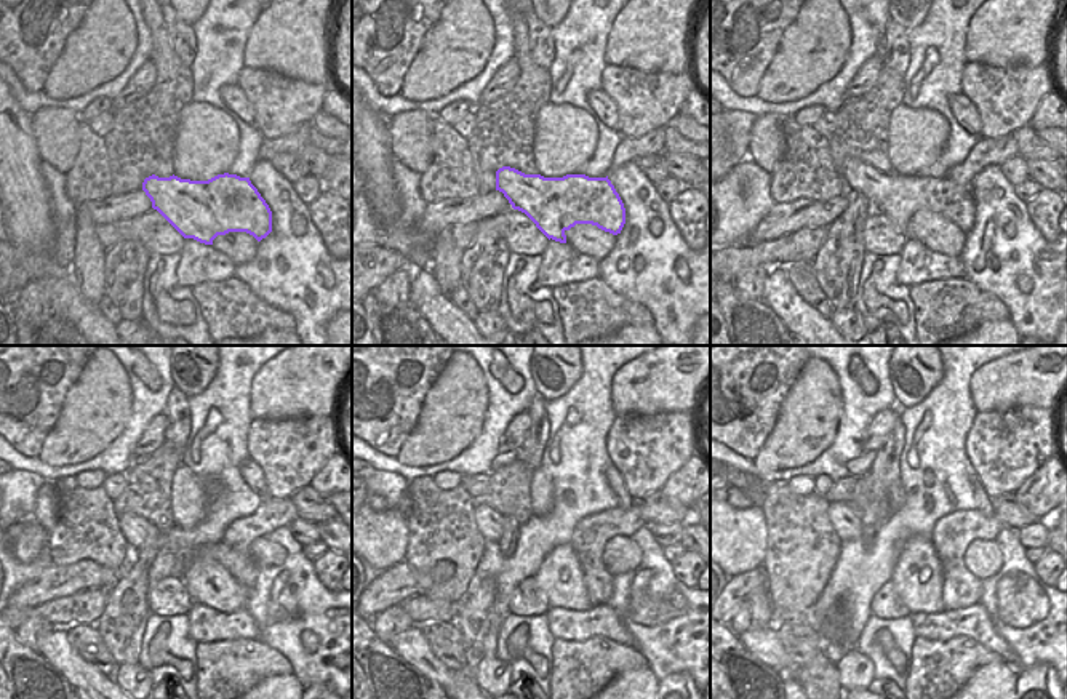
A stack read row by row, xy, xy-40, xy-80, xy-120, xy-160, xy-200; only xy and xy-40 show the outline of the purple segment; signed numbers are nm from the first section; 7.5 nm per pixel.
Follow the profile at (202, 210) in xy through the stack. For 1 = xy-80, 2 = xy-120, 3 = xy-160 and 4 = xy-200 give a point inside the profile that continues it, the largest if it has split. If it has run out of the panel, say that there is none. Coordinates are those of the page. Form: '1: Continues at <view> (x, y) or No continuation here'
1: Continues at xy-80 (898, 197)
2: Continues at xy-120 (136, 530)
3: Continues at xy-160 (490, 523)
4: Continues at xy-200 (845, 520)

